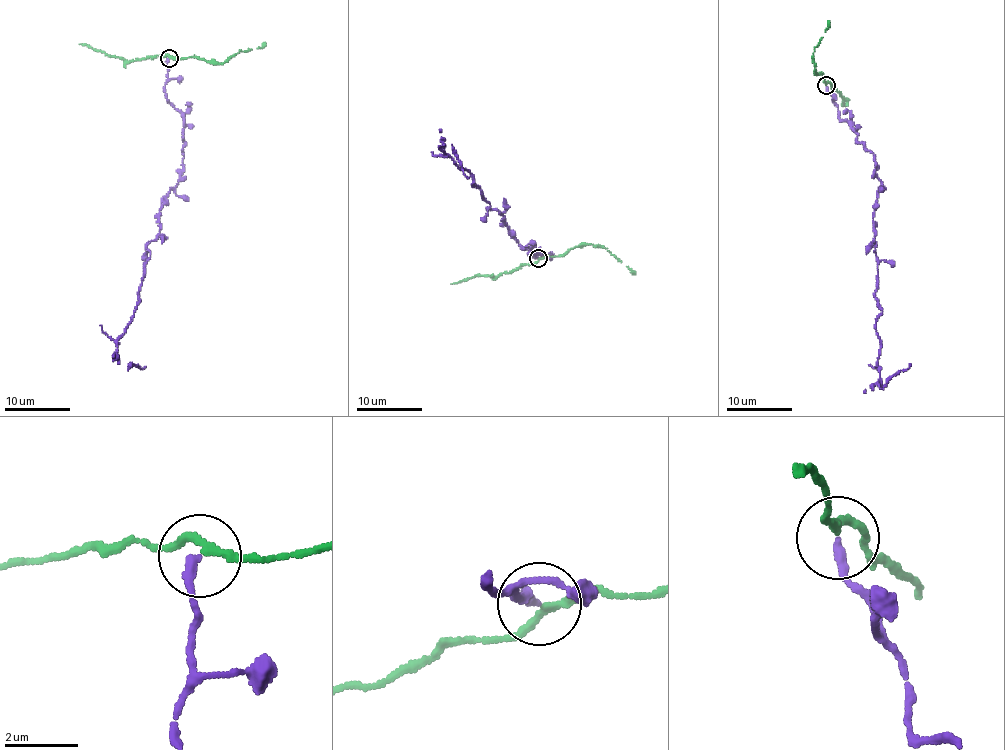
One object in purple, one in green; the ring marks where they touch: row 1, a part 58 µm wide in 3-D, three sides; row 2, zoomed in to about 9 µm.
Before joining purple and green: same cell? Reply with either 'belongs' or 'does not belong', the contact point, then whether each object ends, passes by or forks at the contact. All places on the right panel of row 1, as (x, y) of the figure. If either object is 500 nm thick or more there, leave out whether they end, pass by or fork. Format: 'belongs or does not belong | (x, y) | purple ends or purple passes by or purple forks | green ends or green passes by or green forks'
does not belong | (826, 85) | purple ends | green passes by

